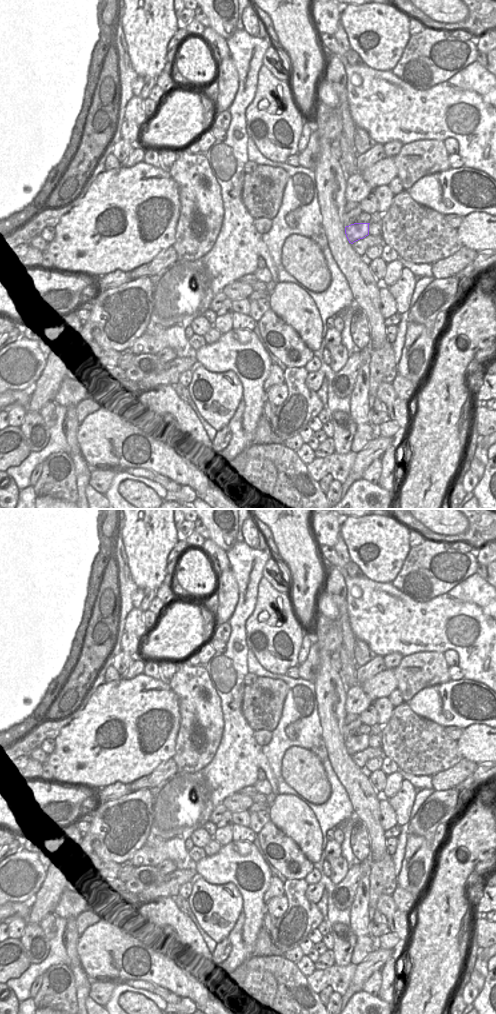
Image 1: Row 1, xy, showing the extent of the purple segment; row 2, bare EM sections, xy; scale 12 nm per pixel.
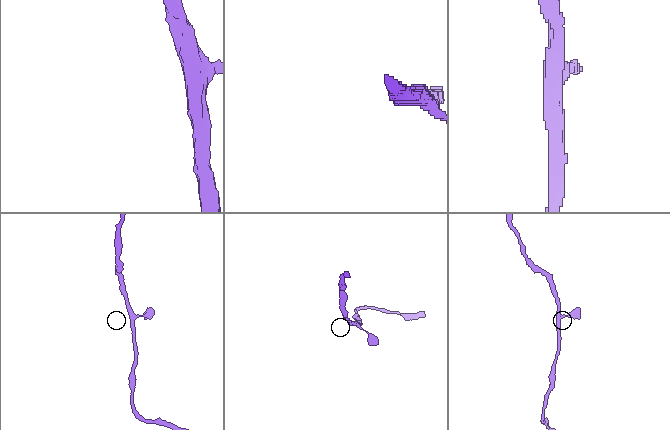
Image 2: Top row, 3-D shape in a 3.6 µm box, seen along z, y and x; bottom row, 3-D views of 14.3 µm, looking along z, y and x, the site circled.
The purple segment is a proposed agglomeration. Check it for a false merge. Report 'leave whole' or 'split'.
leave whole

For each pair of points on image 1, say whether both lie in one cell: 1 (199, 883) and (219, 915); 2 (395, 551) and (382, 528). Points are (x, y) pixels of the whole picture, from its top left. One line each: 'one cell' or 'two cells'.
1: one cell
2: one cell

